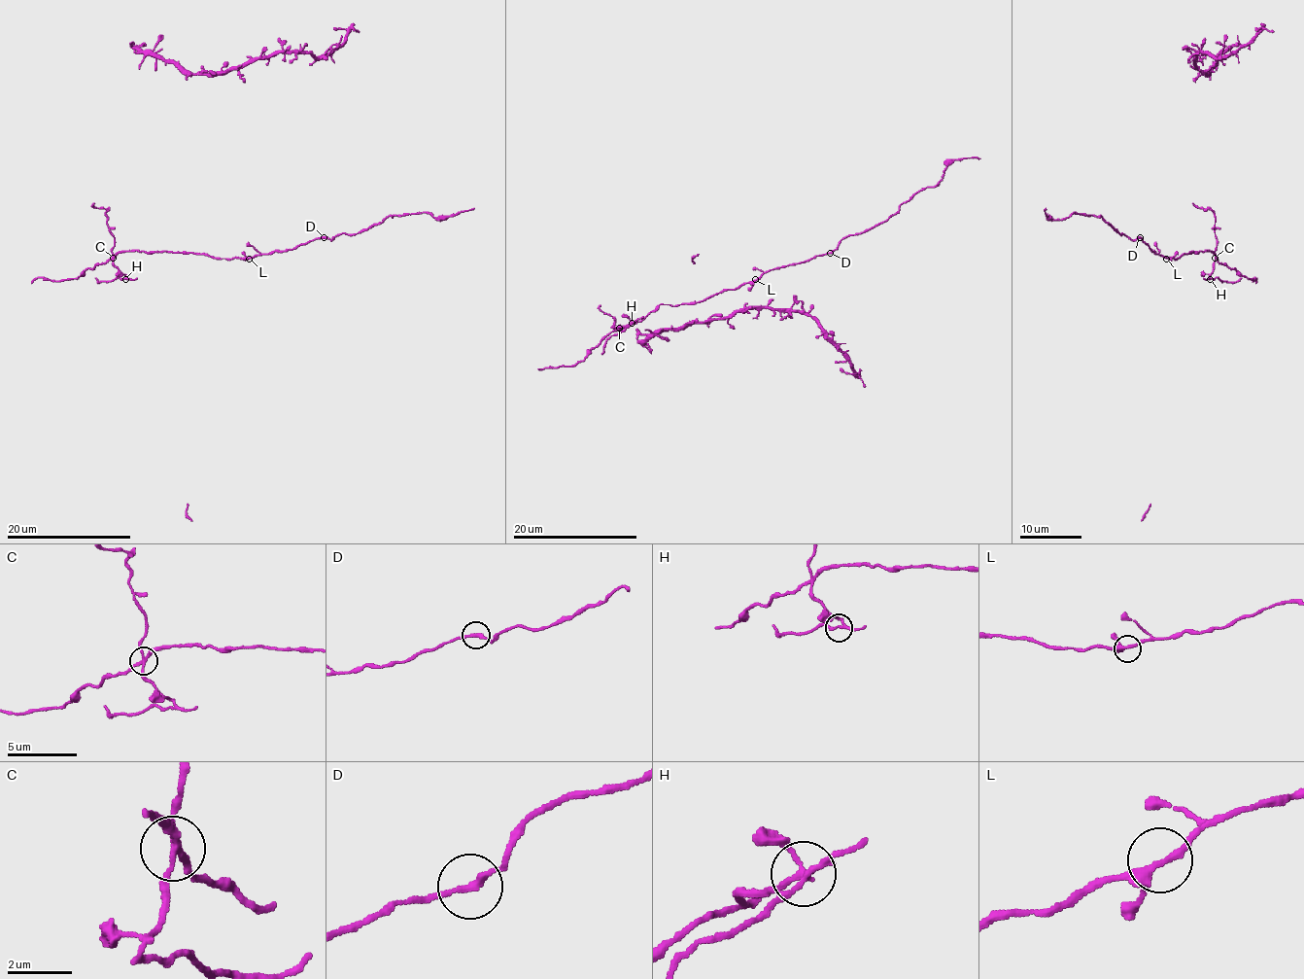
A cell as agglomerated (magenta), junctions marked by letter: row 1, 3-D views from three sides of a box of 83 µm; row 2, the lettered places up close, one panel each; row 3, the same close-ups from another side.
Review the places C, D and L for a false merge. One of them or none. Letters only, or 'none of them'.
C

